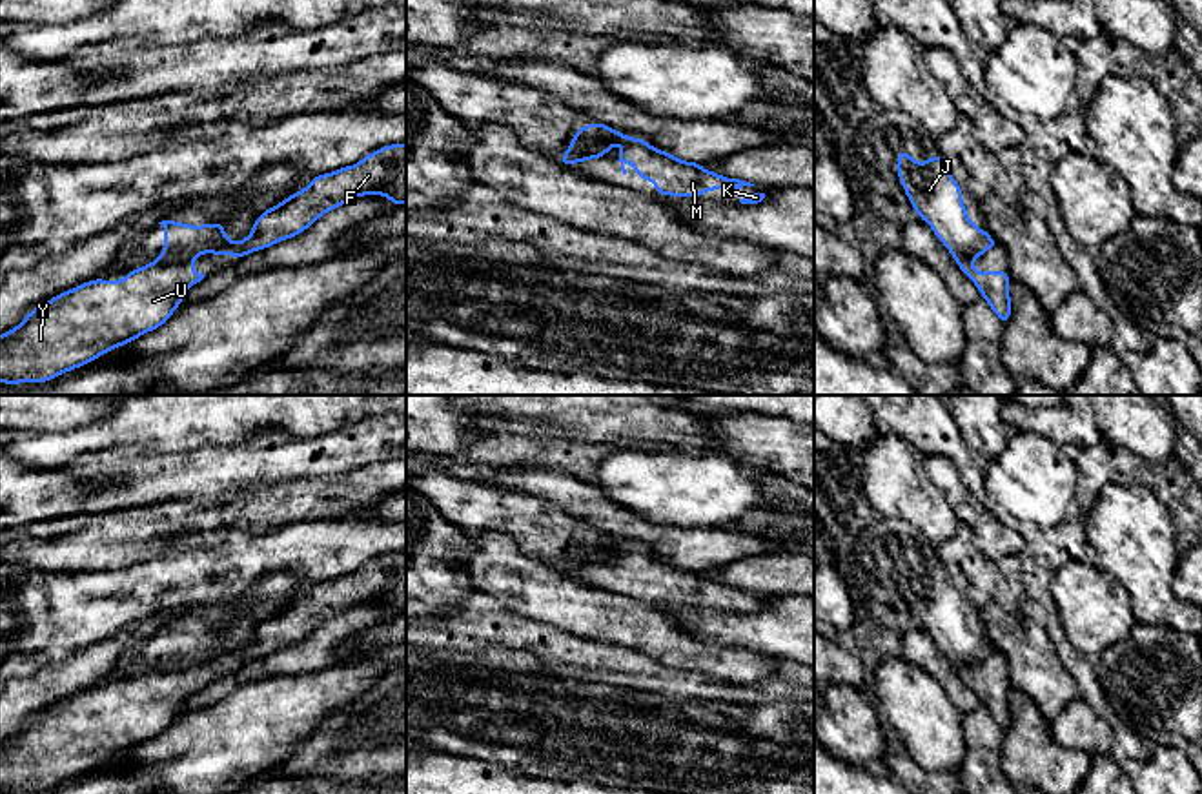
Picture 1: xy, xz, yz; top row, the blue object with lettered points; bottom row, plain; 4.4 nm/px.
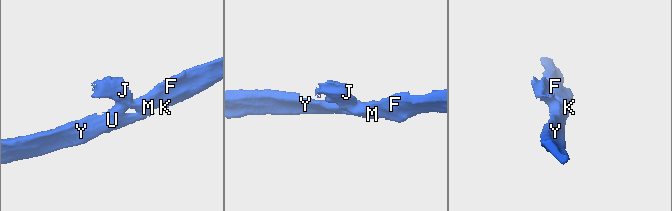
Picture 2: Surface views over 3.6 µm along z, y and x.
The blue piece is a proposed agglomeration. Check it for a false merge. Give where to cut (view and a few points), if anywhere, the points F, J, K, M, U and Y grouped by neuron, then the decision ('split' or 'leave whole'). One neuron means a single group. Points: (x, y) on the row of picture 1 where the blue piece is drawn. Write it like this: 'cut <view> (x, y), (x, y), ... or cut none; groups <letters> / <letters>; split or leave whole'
cut xy (235, 243), (201, 248), (190, 259), (155, 263); groups F K M U Y / J; split

